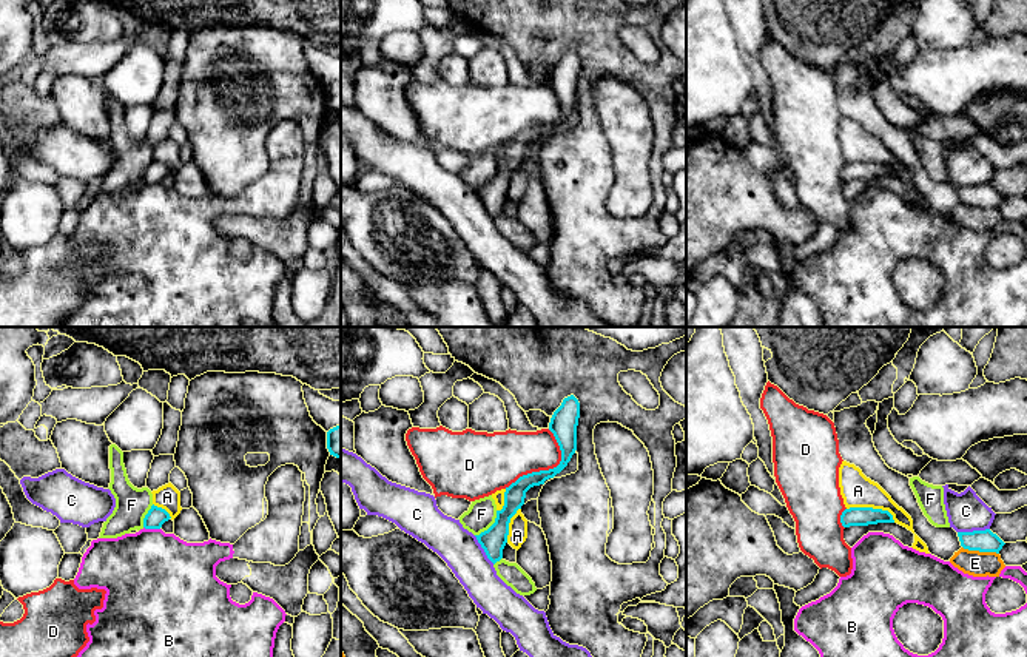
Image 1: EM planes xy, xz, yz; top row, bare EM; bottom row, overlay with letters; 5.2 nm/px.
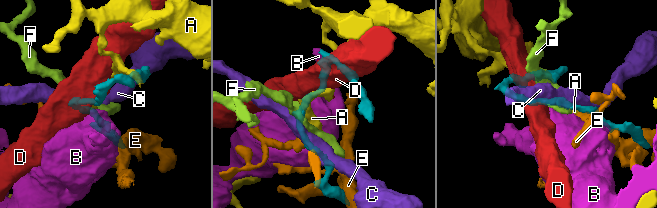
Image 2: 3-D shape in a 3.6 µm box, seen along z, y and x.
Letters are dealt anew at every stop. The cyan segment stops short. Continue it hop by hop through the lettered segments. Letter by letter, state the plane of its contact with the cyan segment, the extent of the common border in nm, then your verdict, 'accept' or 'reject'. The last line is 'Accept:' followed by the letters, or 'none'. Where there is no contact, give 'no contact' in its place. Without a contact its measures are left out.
A: yz | 260 nm | reject
B: xy | 90 nm | reject
C: yz | 170 nm | reject
D: xz | 400 nm | reject
E: yz | 200 nm | reject
F: xz | 180 nm | reject
Accept: none

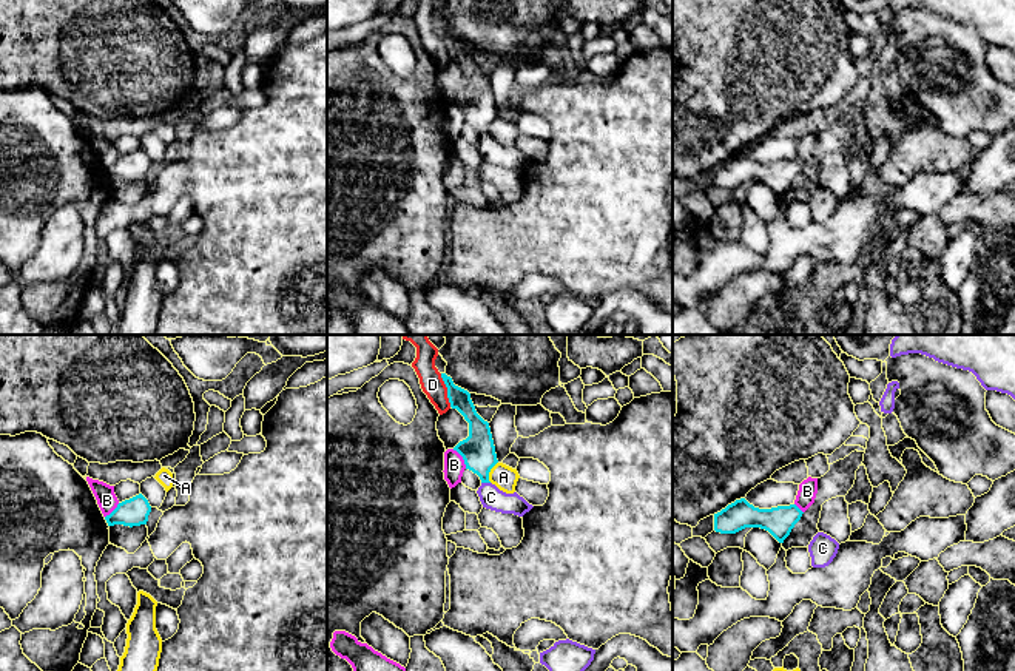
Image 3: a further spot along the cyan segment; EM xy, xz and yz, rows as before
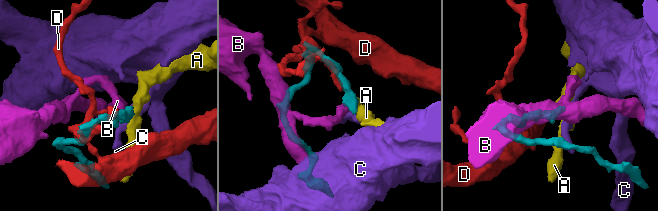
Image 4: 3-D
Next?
A: xz | 120 nm | reject
B: xz | 130 nm | reject
C: xz | 50 nm | accept
D: xz | 190 nm | reject
Accept: C

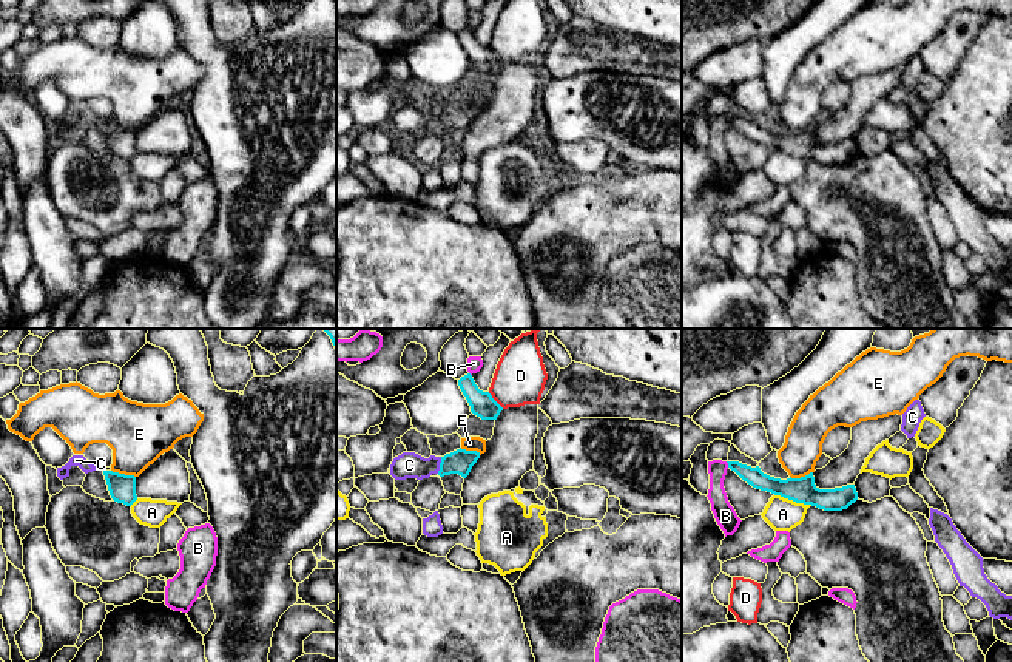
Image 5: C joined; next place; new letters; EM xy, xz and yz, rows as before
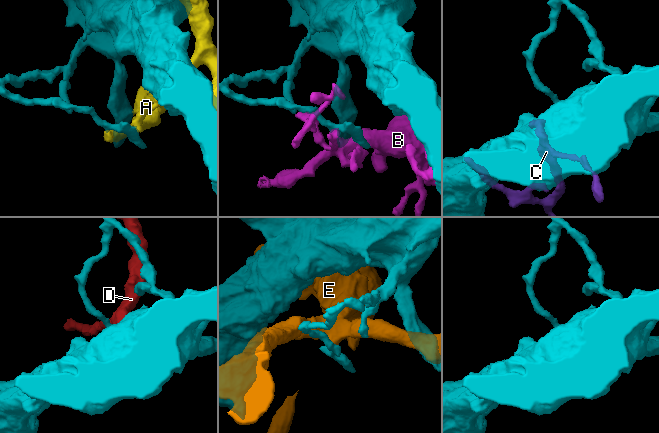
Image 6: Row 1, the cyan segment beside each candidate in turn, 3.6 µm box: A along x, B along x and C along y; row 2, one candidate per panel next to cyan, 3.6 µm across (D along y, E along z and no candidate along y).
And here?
A: yz | 200 nm | reject
B: yz | 40 nm | reject
C: xz | 90 nm | reject
D: xz | 120 nm | reject
E: xy | 130 nm | reject
Accept: none

